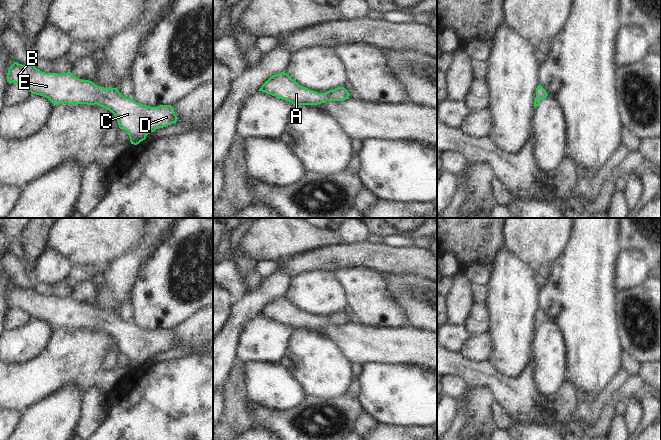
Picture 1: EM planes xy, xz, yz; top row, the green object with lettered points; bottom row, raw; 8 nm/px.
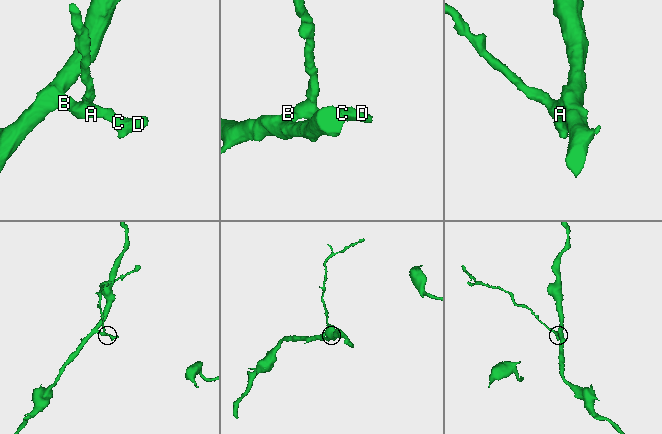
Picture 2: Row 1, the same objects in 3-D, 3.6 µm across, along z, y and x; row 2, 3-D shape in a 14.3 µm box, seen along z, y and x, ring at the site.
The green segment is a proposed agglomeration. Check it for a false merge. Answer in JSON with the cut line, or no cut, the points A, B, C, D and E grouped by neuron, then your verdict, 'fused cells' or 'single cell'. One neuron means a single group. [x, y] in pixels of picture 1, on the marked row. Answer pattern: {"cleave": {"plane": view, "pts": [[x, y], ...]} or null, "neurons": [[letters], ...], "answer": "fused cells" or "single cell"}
{"cleave": null, "neurons": [["A", "B", "C", "D", "E"]], "answer": "single cell"}

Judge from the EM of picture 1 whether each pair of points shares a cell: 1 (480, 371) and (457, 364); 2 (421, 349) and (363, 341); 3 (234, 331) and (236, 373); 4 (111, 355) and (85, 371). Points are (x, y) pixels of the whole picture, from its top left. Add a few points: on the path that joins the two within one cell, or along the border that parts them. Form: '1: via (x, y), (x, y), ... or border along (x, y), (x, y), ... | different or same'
1: via (474, 371), (463, 367) | same
2: via (407, 345), (377, 345) | same
3: border along (235, 359), (226, 381) | different
4: border along (114, 340), (103, 358), (103, 367), (106, 370) | different

